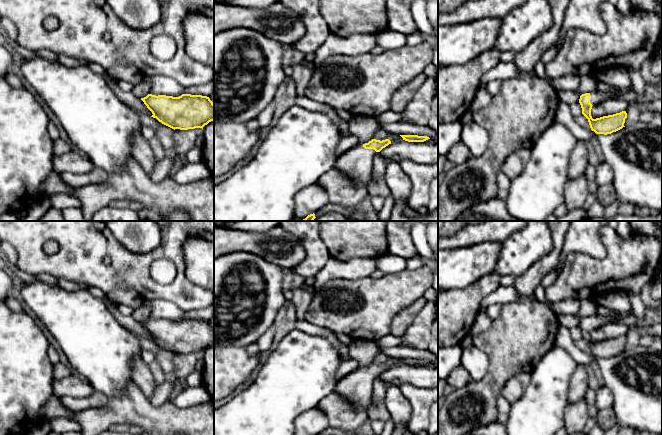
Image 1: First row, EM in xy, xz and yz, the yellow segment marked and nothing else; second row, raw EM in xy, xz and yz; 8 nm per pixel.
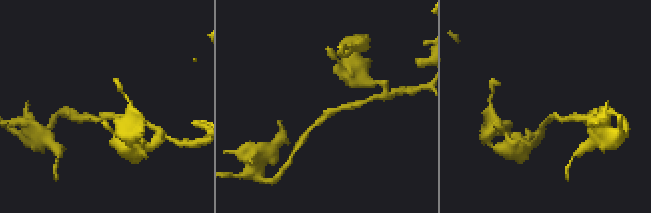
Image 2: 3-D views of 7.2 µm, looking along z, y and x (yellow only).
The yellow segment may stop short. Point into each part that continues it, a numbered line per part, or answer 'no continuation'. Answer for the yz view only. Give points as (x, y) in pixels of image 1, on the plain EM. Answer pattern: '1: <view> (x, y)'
1: yz (596, 321)

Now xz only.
1: xz (357, 387)

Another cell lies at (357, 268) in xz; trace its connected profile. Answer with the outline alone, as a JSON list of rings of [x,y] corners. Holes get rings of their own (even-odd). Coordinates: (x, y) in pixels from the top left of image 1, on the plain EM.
[[[330,258],[316,273],[313,289],[318,291],[334,279],[359,280],[370,277],[377,270],[378,258],[353,258],[348,261],[339,261]]]

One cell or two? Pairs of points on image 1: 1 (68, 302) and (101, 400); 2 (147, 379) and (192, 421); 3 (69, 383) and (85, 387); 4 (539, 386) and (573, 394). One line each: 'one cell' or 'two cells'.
1: two cells
2: two cells
3: one cell
4: two cells

